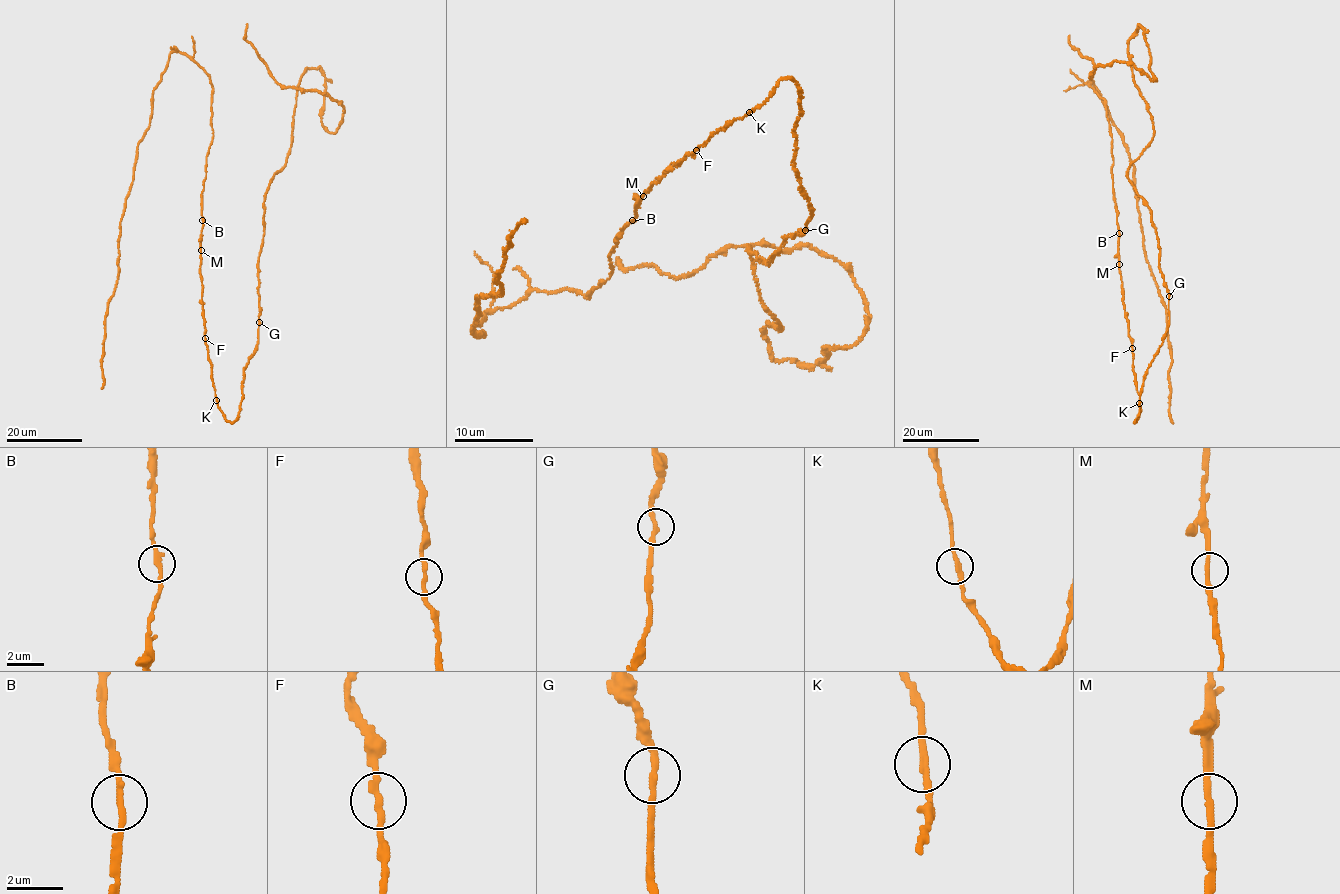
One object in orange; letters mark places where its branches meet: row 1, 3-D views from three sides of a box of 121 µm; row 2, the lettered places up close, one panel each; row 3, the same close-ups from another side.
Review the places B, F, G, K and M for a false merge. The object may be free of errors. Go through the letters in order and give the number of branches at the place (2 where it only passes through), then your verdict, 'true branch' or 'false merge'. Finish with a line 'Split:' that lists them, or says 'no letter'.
B: 2 | true branch
F: 2 | true branch
G: 2 | true branch
K: 2 | true branch
M: 2 | true branch
Split: no letter

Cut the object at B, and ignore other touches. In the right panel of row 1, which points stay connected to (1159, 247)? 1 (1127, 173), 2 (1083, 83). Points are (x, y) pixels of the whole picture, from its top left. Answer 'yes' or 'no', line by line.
1: yes
2: no

